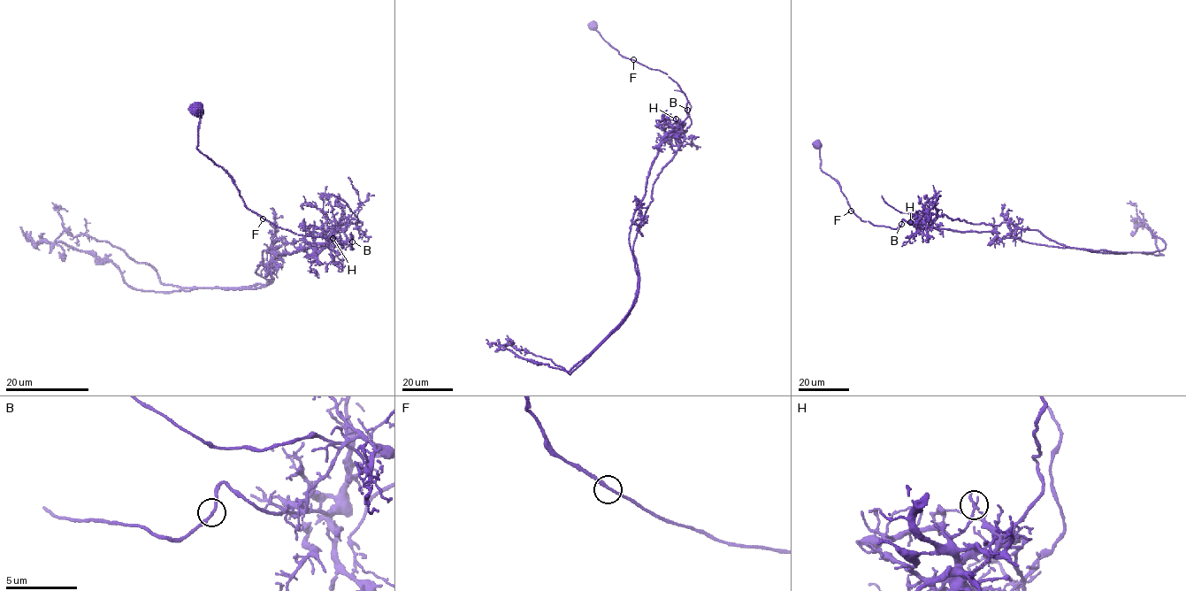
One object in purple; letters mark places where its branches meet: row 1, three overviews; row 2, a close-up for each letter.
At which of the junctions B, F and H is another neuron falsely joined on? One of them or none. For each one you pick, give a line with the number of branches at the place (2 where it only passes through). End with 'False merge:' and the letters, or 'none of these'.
H: branches 2
False merge: H

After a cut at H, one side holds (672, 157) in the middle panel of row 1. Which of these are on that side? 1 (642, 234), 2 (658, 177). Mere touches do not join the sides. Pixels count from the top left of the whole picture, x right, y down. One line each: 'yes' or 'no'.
1: yes
2: yes

